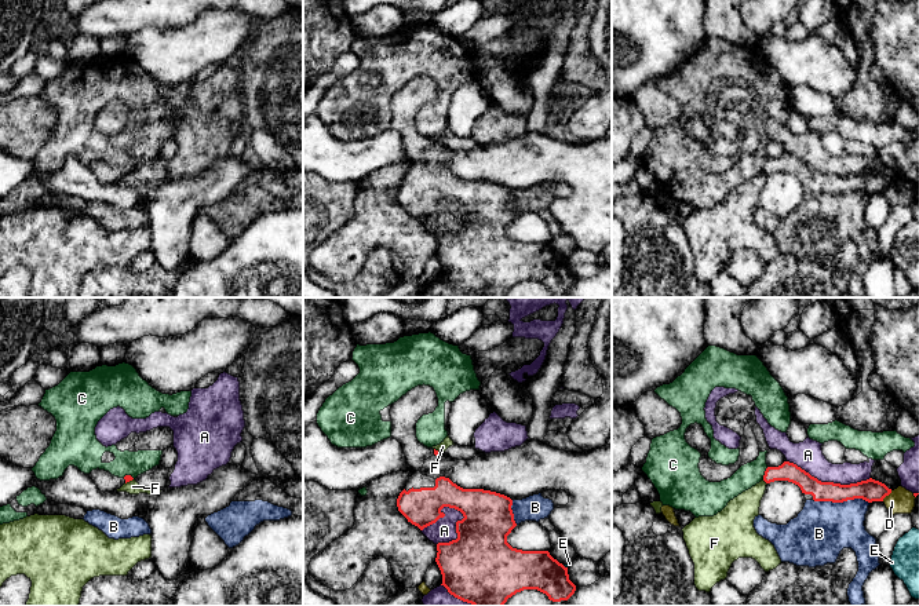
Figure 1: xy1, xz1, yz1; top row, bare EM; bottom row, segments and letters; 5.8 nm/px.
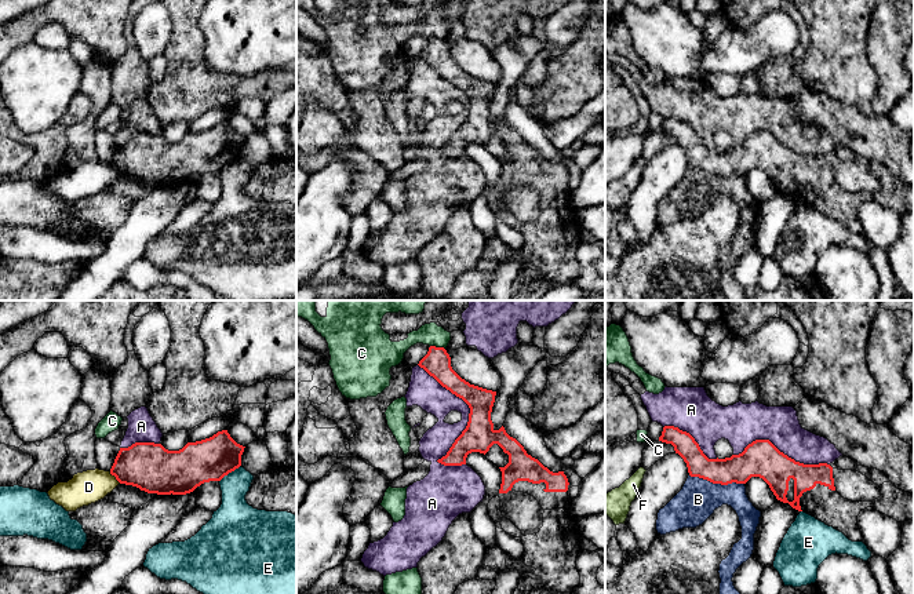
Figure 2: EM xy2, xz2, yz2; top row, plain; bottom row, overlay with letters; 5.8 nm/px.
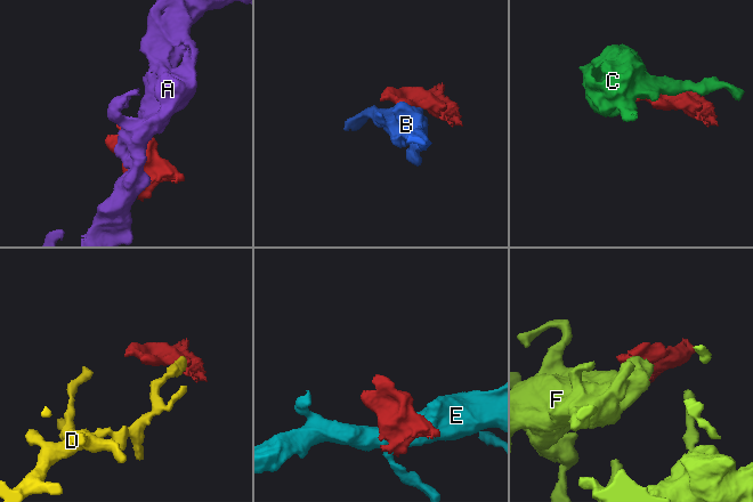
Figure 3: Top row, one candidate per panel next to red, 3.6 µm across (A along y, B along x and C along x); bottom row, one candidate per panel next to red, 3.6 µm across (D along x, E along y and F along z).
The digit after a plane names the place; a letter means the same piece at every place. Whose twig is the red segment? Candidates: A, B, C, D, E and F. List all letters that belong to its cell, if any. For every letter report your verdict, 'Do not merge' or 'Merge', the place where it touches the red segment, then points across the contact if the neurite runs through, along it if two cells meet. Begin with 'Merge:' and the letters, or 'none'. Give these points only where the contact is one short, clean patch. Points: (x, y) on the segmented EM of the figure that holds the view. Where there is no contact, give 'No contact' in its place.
Merge: none
A: Do not merge. Touches red at xz2 (468, 423)
B: Do not merge. Touches red at yz1 (841, 502)
C: Do not merge. Touches red at xz2 (437, 347). Boundary: xz2 (430, 345), (444, 349)
D: Do not merge. Touches red at xy2 (115, 476). Boundary: xy2 (109, 472), (120, 483)
E: Do not merge. Touches red at xy2 (229, 472)
F: Do not merge. Touches red at yz1 (765, 481). Boundary: yz1 (763, 479), (766, 484)

